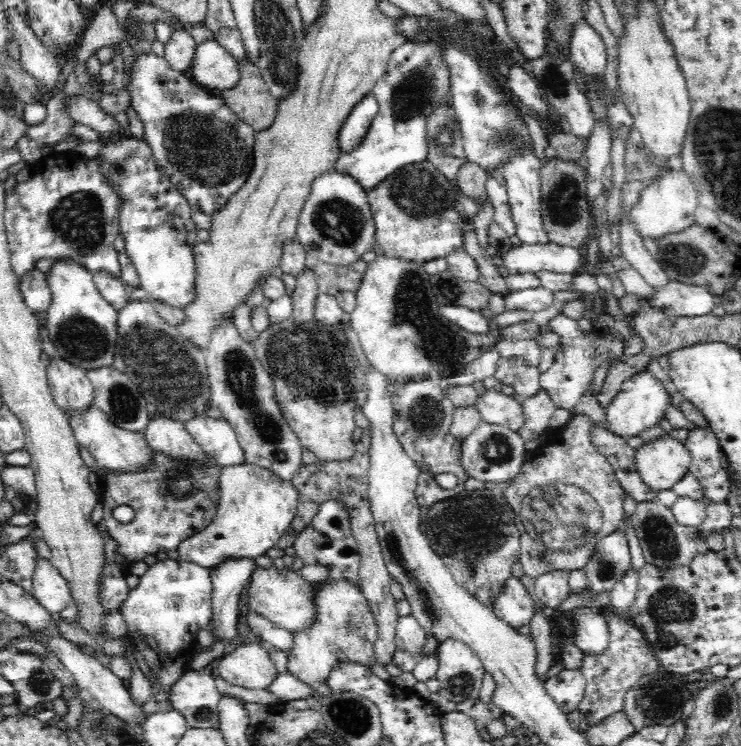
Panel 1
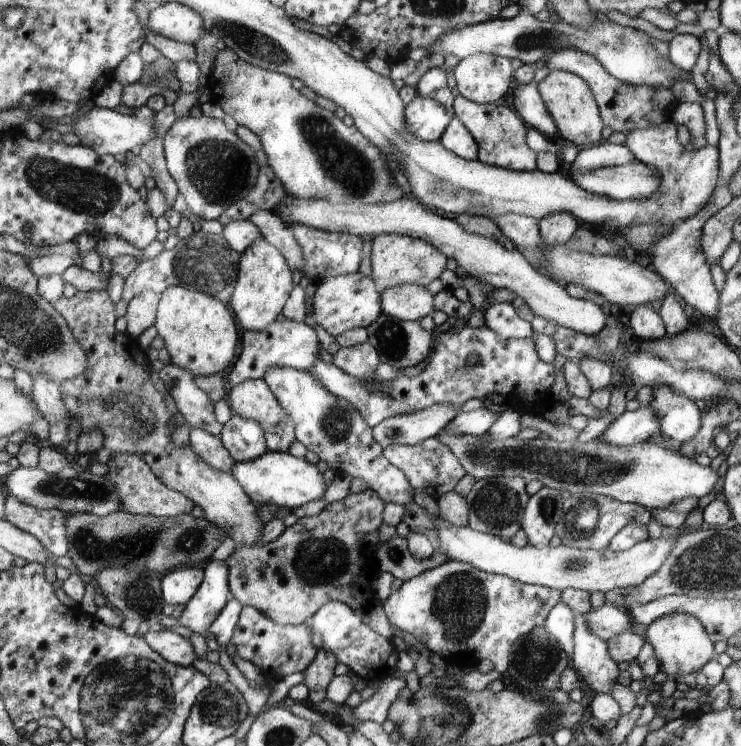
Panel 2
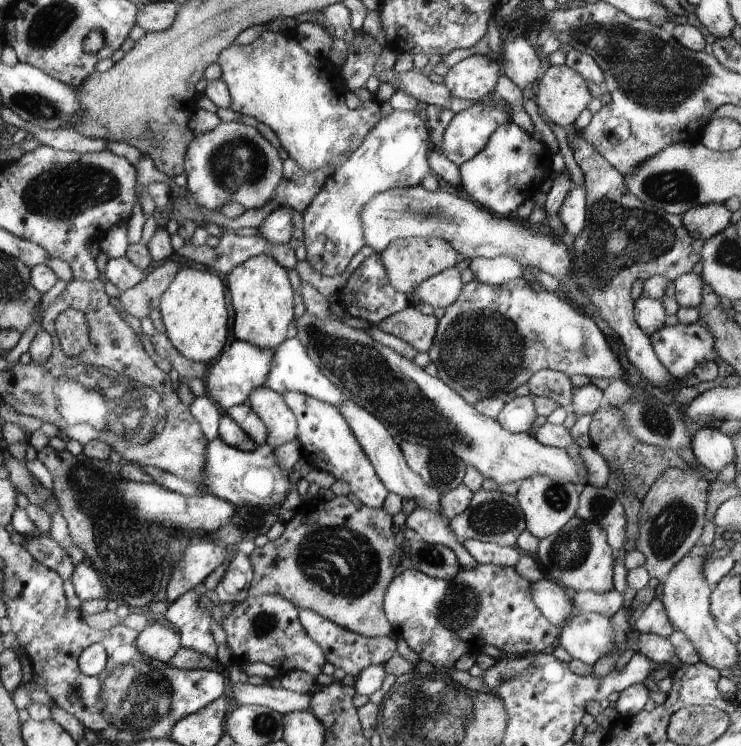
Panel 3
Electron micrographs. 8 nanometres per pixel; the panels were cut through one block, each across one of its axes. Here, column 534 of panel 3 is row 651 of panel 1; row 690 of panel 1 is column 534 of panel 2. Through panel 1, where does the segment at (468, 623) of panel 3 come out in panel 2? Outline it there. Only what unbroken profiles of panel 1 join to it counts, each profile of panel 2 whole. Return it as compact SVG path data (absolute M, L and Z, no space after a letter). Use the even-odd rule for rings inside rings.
M449 560L443 565L428 569L414 579L404 581L382 602L388 620L399 630L412 634L430 650L448 662L462 668L476 668L481 660L490 660L495 670L504 674L511 664L512 648L516 640L530 630L544 624L551 608L562 599L562 592L550 587L529 585L511 577L495 575L475 569L468 563Z

